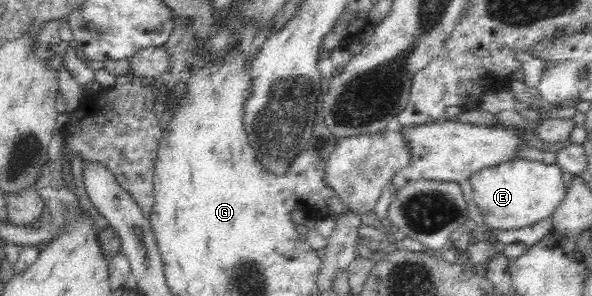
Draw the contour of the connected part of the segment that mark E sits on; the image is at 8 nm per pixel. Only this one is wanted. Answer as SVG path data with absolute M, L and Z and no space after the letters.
M520 158L480 169L471 175L470 182L473 202L483 217L483 224L501 231L521 229L553 215L567 193L557 165Z

